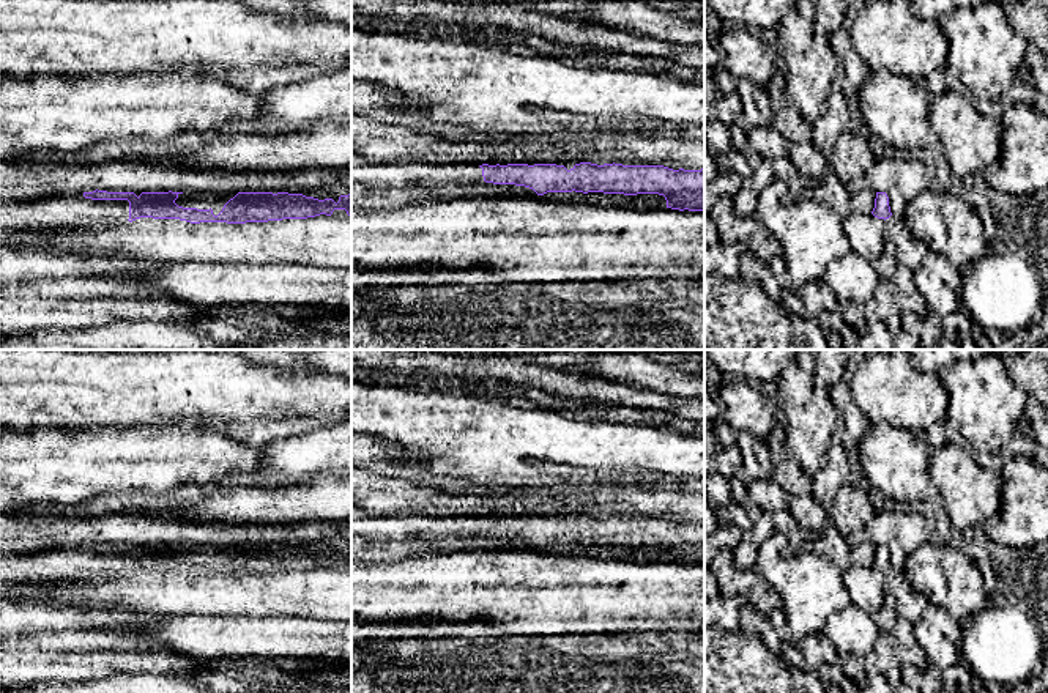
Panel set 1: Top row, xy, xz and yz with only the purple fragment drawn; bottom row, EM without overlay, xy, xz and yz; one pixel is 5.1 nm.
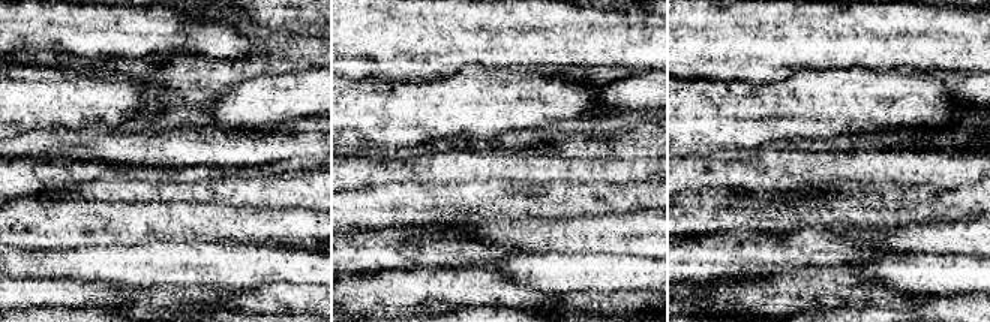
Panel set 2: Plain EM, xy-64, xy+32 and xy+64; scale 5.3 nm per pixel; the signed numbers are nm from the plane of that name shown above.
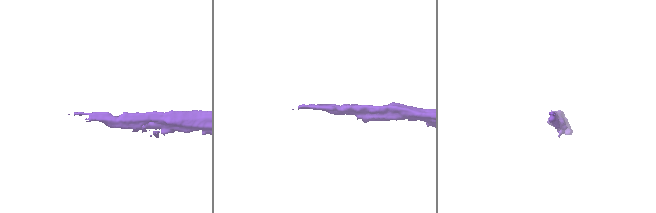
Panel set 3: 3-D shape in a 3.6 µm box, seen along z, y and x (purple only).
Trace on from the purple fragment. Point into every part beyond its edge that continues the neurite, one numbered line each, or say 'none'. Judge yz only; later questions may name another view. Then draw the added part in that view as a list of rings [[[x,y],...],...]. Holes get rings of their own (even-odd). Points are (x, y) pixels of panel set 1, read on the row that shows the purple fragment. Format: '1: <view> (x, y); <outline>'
1: yz (911, 249); [[[895,216],[884,220],[884,233],[895,244],[900,265],[916,271],[928,252],[925,241],[909,230],[905,219]]]

